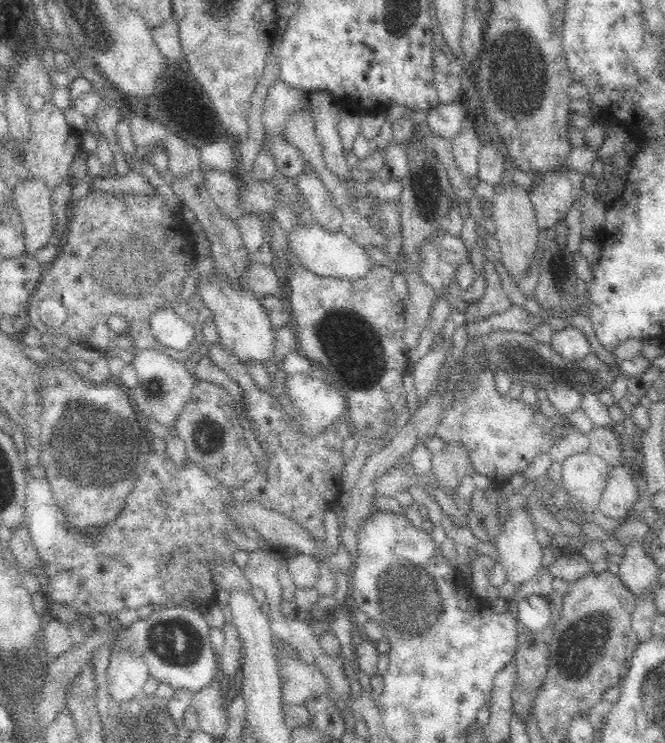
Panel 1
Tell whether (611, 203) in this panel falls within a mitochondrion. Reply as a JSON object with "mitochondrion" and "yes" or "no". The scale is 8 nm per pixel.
{"mitochondrion":"no"}

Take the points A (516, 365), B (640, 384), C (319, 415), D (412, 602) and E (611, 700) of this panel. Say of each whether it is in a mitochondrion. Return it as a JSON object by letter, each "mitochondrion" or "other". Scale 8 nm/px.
{"A":"other","B":"other","C":"other","D":"mitochondrion","E":"other"}

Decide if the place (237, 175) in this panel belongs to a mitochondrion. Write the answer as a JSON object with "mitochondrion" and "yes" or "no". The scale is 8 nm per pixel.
{"mitochondrion":"no"}

